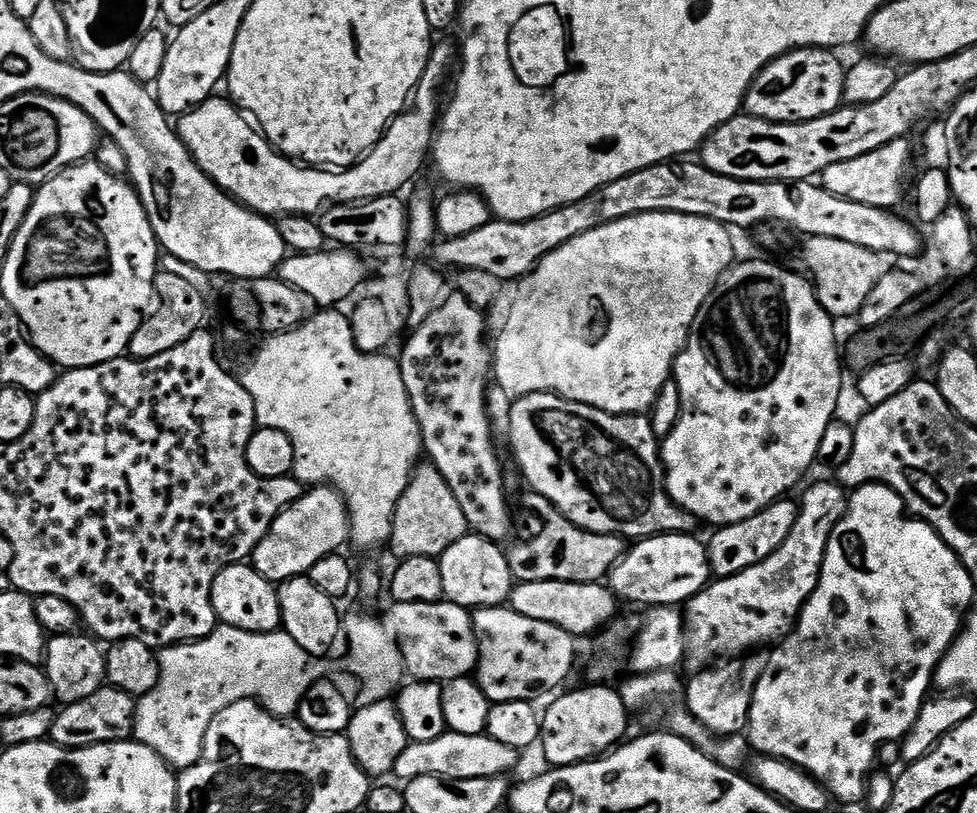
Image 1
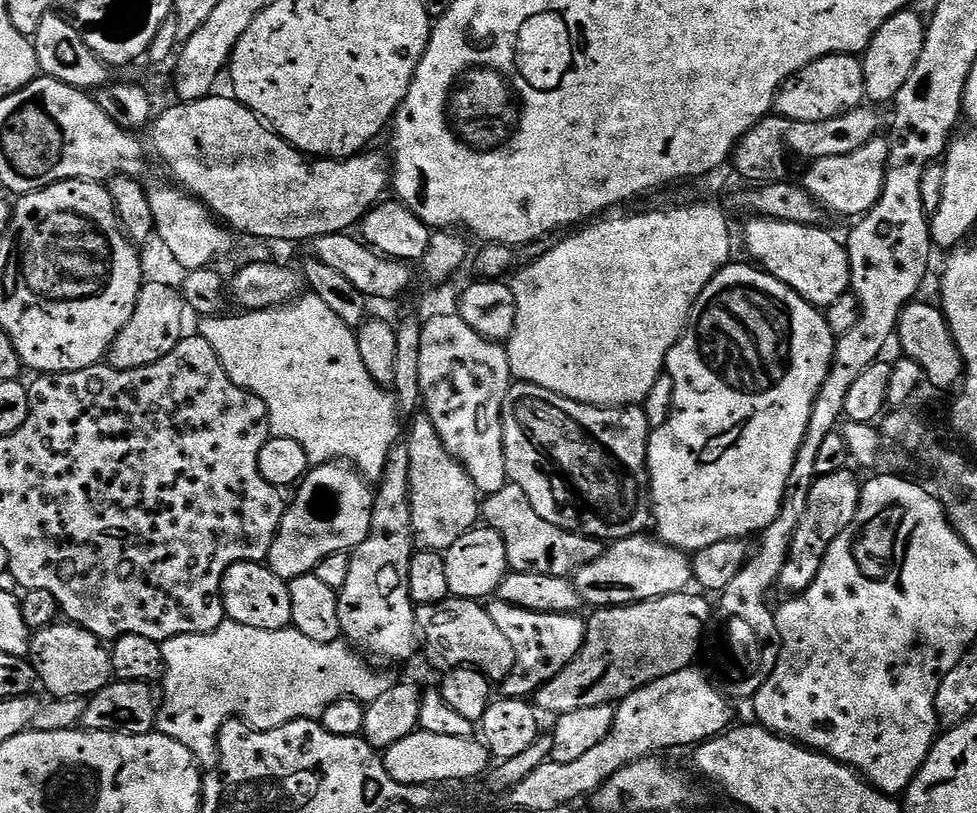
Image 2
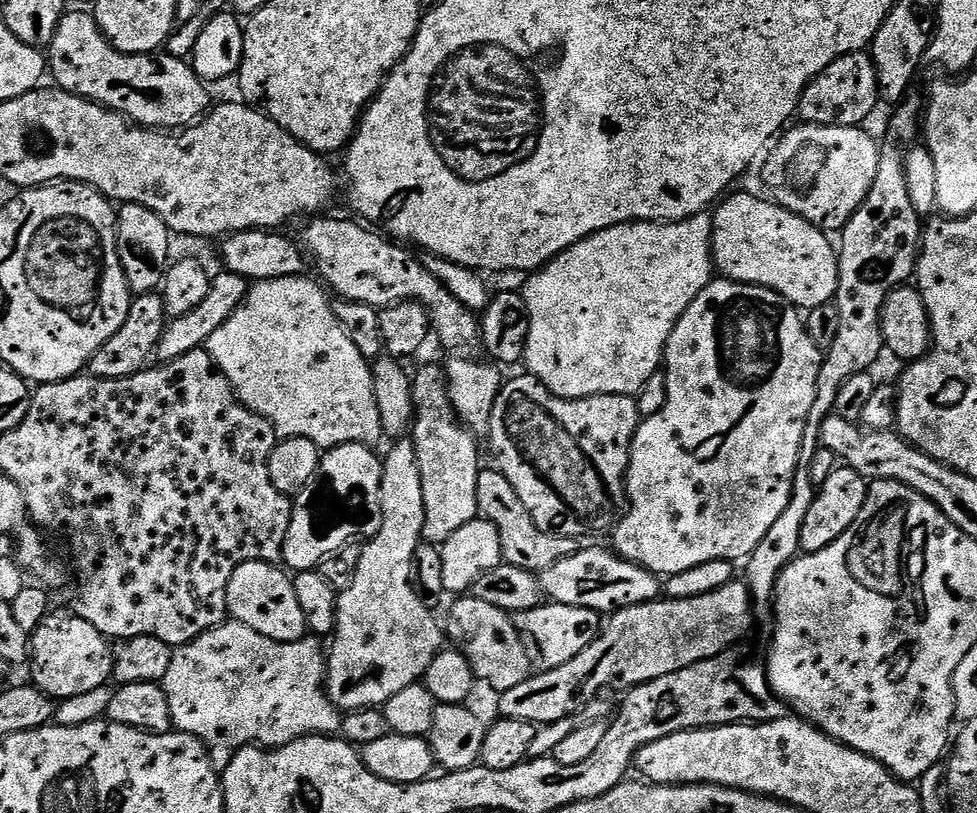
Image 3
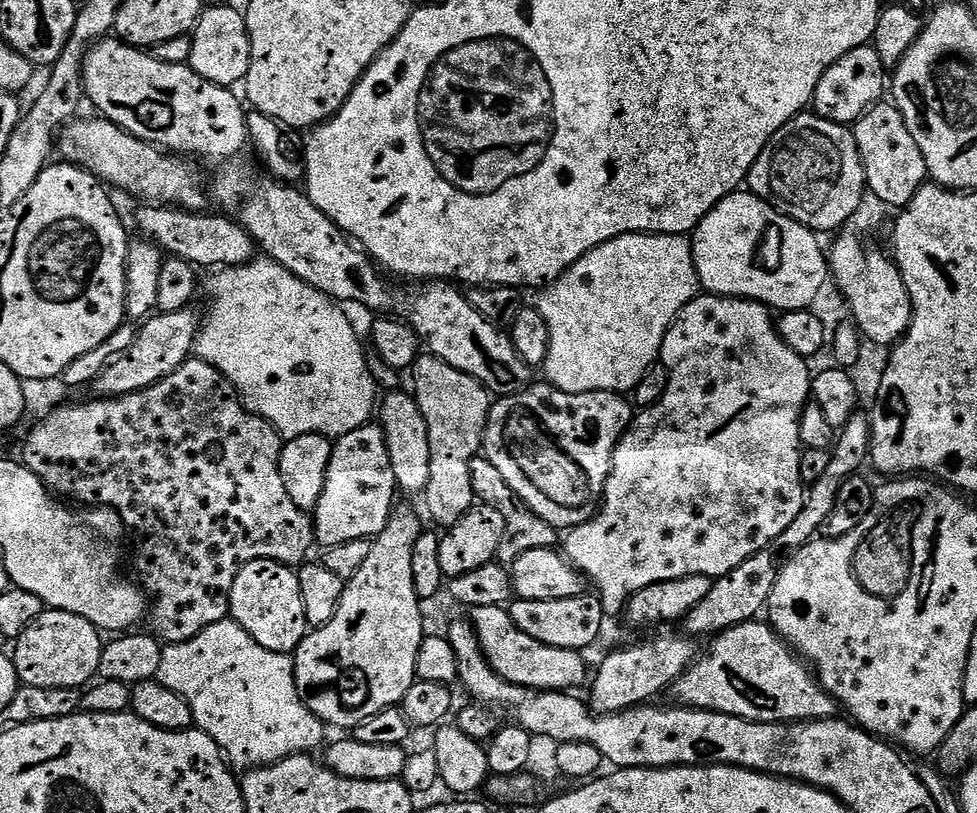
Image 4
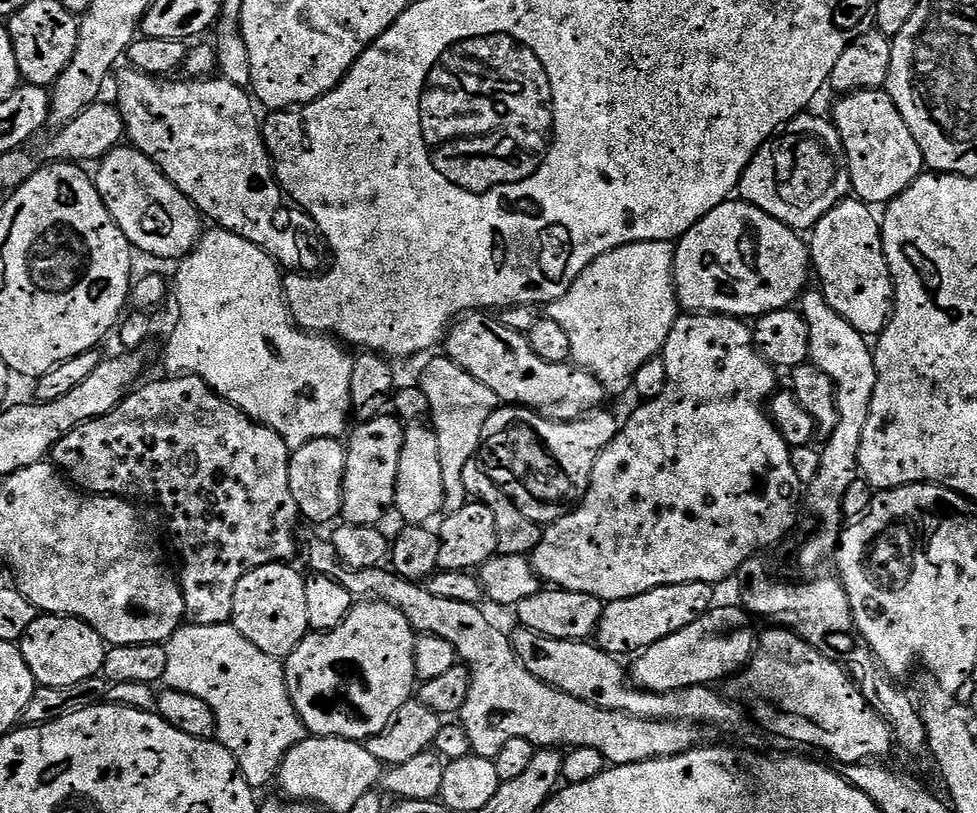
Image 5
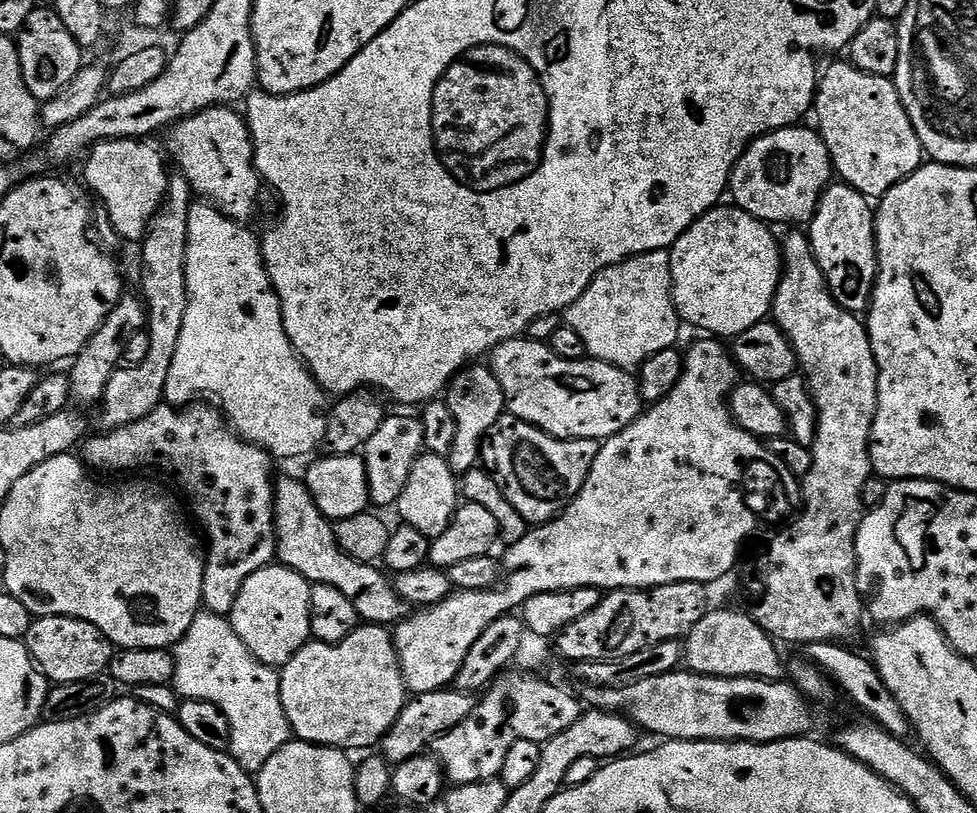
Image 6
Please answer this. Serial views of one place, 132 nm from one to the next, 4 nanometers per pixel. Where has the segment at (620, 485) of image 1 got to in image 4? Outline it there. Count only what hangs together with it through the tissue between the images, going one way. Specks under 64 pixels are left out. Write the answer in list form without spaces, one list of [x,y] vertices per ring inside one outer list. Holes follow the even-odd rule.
[[[536,382],[511,396],[499,397],[489,407],[482,455],[485,460],[494,462],[512,493],[531,512],[538,514],[538,518],[550,522],[550,526],[558,530],[571,530],[596,515],[604,499],[614,450],[633,419],[633,405],[621,393],[561,392],[547,382]]]

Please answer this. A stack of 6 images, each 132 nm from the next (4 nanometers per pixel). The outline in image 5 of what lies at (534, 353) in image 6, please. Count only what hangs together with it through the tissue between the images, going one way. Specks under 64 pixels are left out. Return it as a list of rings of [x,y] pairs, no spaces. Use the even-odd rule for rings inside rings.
[[[483,311],[469,312],[455,321],[454,327],[446,337],[446,354],[462,370],[474,374],[482,386],[490,386],[494,390],[497,401],[503,402],[508,406],[519,406],[529,408],[540,416],[545,416],[551,420],[577,420],[590,412],[595,412],[601,407],[600,404],[606,399],[604,385],[598,382],[585,368],[577,368],[571,363],[551,364],[538,358],[530,346],[527,335],[523,332],[510,330],[499,318],[492,314],[485,314]]]

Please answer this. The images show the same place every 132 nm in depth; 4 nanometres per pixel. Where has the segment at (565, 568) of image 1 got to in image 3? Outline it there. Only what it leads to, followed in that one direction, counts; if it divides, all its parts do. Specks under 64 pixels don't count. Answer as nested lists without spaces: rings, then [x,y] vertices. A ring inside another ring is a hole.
[[[481,471],[478,478],[478,506],[479,515],[498,530],[498,538],[502,538],[503,563],[510,566],[539,574],[554,566],[554,562],[562,562],[562,558],[579,552],[582,547],[581,541],[575,536],[559,536],[538,530],[538,526],[530,518],[530,510],[522,506],[518,490],[514,490],[514,486],[510,486],[507,478],[498,471]]]

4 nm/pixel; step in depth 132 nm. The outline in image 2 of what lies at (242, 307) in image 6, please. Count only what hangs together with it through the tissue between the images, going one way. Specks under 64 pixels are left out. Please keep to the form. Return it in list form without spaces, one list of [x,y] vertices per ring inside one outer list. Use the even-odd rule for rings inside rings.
[[[311,294],[301,295],[300,299],[279,308],[228,315],[201,319],[198,334],[214,346],[222,370],[230,374],[233,382],[266,402],[271,435],[294,438],[294,442],[306,450],[309,465],[347,462],[365,480],[379,482],[386,470],[390,450],[401,439],[402,413],[396,407],[395,395],[385,385],[370,378],[370,370],[366,370],[362,354],[358,354],[356,332],[348,328],[322,298]]]

